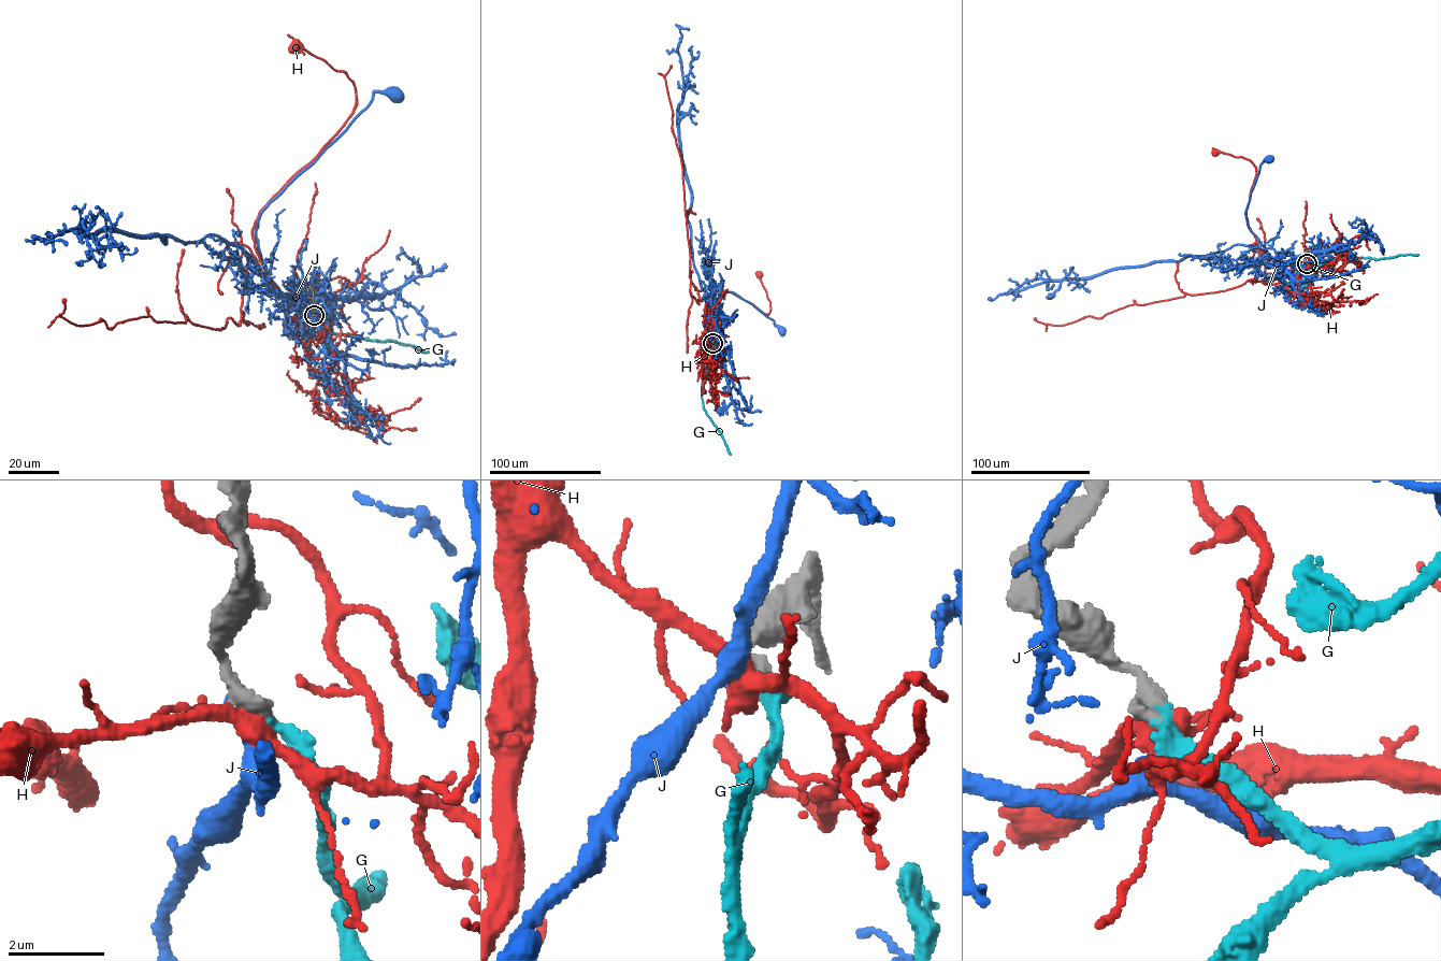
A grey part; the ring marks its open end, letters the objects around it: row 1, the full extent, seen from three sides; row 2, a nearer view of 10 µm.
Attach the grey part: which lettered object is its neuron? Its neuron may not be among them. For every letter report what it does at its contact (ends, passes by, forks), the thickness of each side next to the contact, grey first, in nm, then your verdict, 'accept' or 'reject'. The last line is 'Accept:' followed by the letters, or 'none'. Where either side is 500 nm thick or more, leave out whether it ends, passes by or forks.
G: it ends | 420/260 nm | accept
H: it forks | 440/420 nm | reject
J: it ends | 440/110 nm | reject
Accept: G

